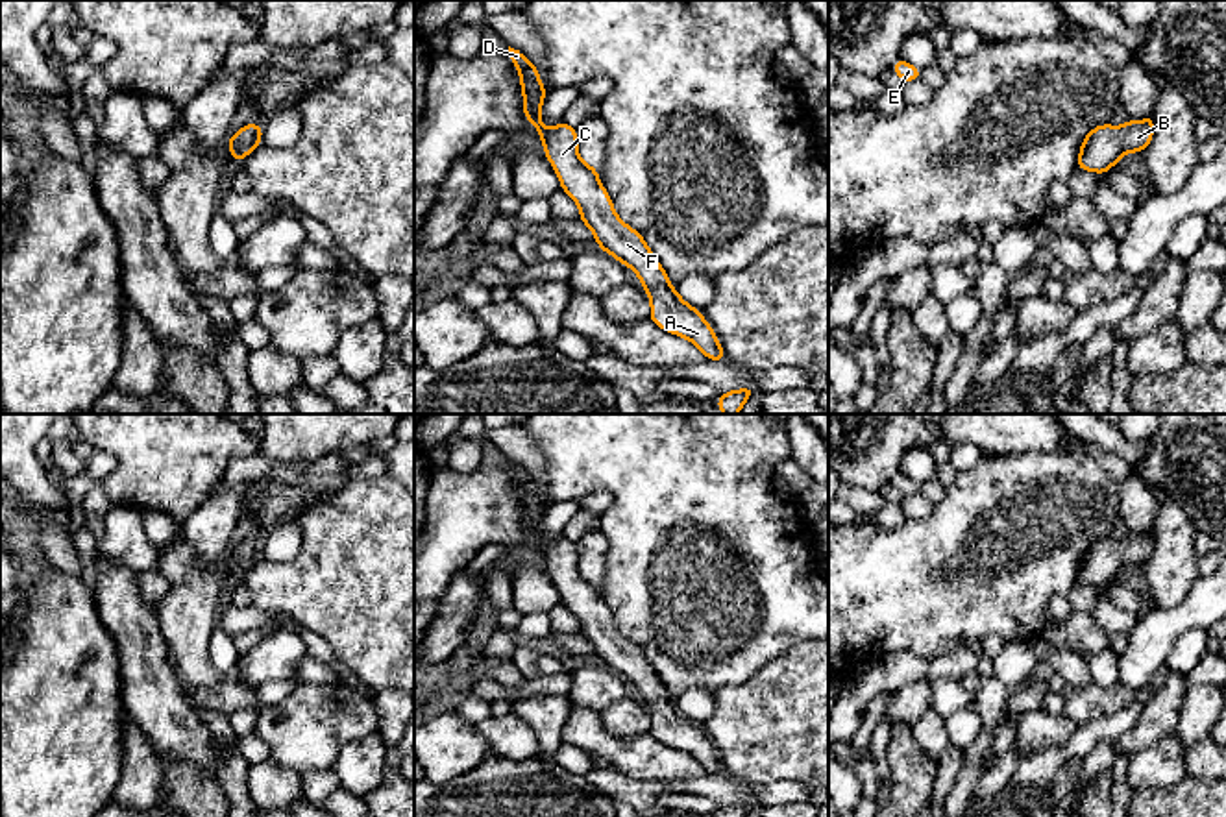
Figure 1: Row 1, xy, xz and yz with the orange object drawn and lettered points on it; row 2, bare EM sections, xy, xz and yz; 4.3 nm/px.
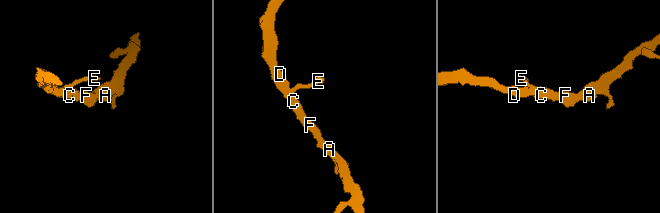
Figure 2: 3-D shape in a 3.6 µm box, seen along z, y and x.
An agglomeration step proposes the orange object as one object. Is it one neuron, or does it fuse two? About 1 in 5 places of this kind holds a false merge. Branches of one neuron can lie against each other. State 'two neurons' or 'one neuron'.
one neuron

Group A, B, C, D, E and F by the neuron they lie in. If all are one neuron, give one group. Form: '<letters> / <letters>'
A B C D E F

